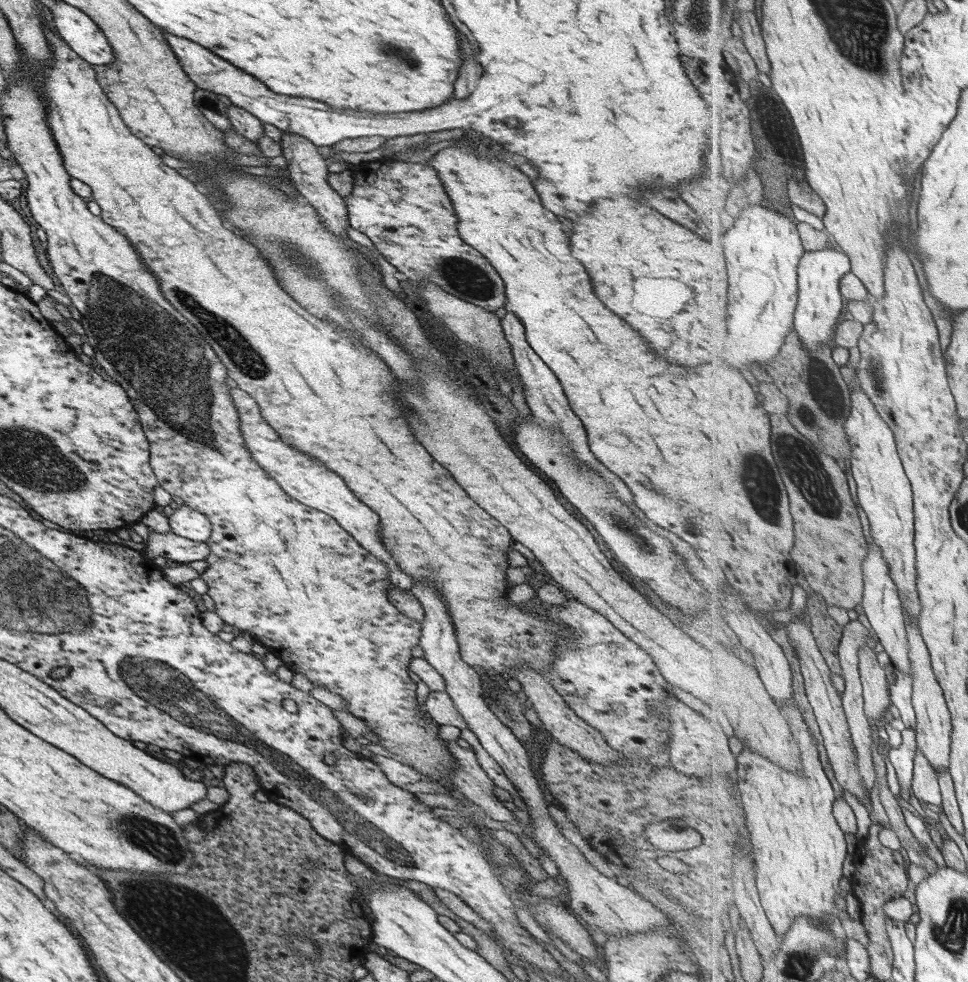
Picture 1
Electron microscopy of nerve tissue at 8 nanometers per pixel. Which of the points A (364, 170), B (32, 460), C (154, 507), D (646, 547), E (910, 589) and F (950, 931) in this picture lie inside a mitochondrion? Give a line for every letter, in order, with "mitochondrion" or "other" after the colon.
A: other
B: mitochondrion
C: other
D: mitochondrion
E: other
F: mitochondrion

